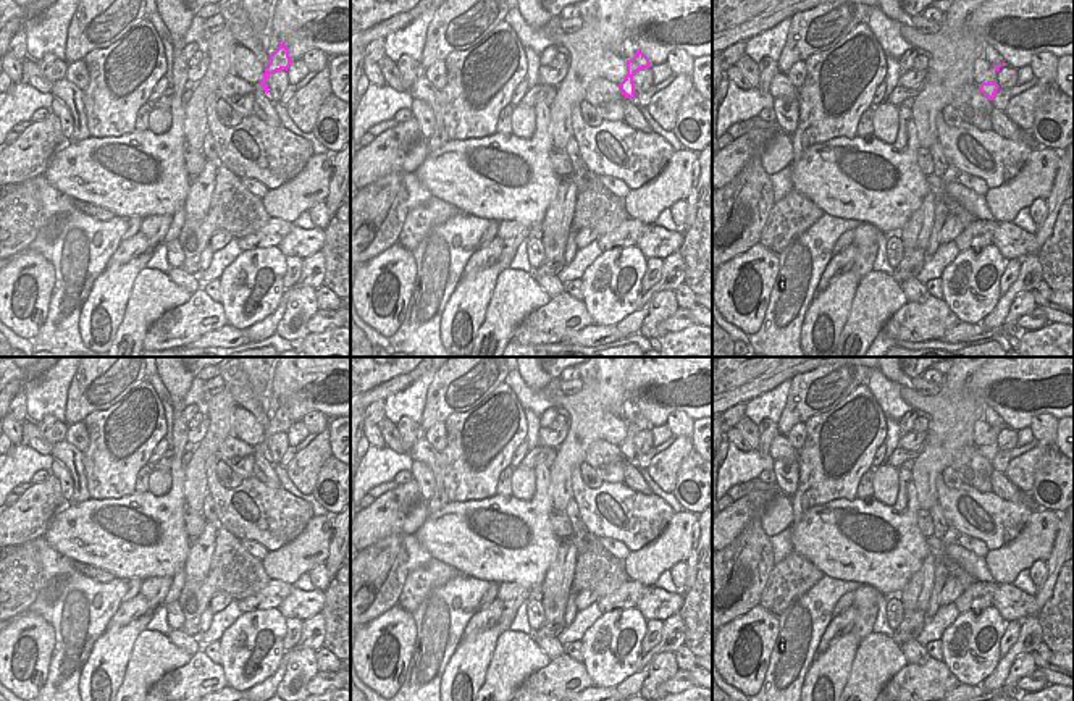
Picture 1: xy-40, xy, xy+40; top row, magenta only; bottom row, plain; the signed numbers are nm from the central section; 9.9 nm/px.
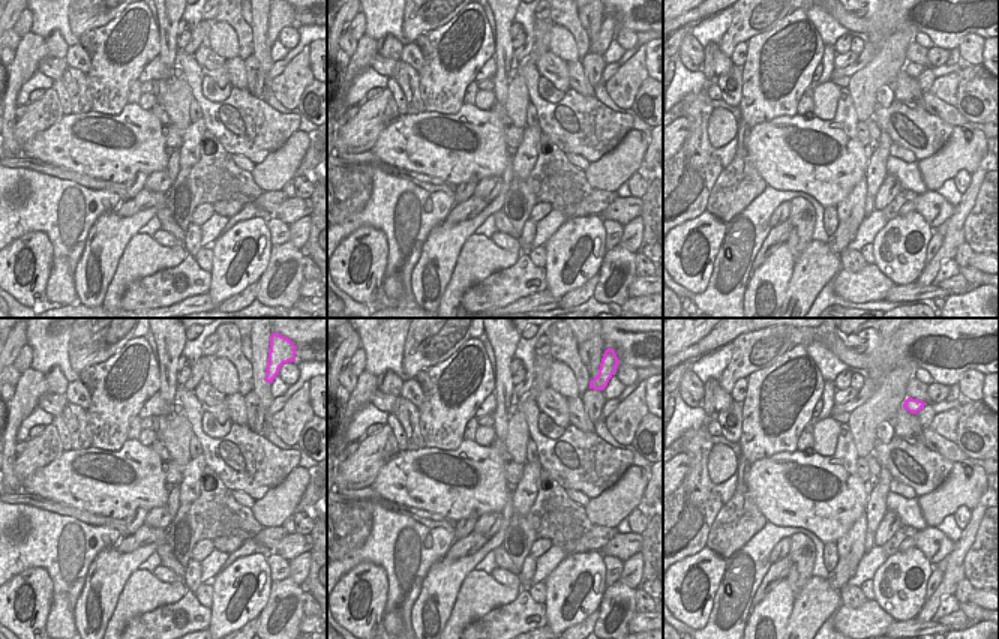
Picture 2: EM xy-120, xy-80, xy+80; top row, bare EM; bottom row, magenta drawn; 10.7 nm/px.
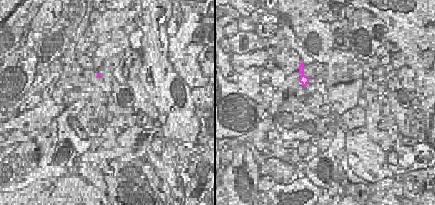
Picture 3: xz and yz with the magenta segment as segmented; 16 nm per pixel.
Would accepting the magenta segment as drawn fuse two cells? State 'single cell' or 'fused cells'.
single cell

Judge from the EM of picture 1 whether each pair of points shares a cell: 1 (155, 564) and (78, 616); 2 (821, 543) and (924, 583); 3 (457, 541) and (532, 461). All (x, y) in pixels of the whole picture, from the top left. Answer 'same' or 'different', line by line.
1: different
2: different
3: different

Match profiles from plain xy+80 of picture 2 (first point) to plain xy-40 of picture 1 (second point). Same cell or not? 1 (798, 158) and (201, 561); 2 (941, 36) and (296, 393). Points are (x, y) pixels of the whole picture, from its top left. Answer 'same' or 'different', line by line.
1: different
2: same

